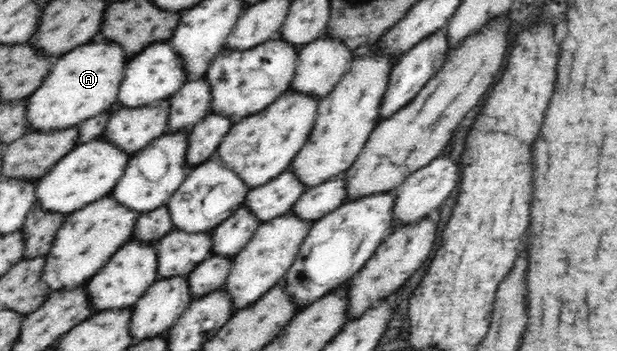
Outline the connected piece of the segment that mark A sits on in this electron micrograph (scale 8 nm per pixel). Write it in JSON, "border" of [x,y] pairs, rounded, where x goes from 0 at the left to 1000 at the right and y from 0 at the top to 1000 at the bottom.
{"border":[[[157,105],[146,123],[130,125],[120,142],[92,162],[65,251],[60,251],[45,274],[42,345],[45,345],[45,365],[50,368],[49,376],[81,379],[123,362],[136,342],[160,330],[169,313],[178,311],[180,299],[190,285],[194,236],[207,174],[199,137],[193,125],[170,114],[167,105]]]}

